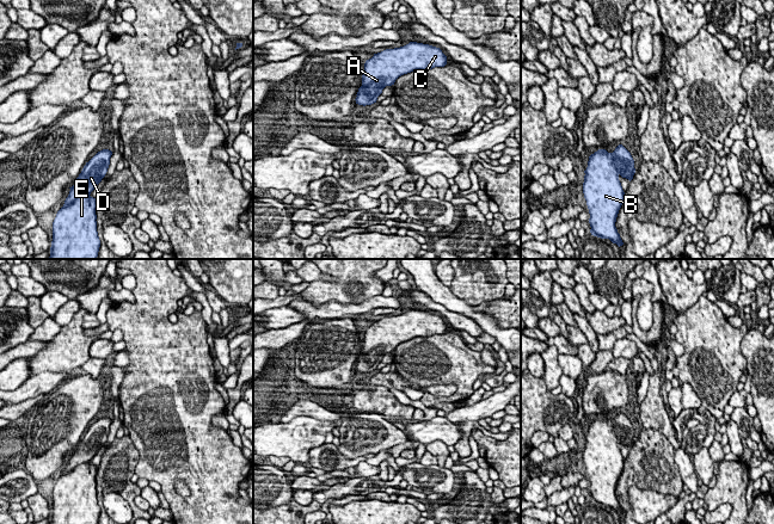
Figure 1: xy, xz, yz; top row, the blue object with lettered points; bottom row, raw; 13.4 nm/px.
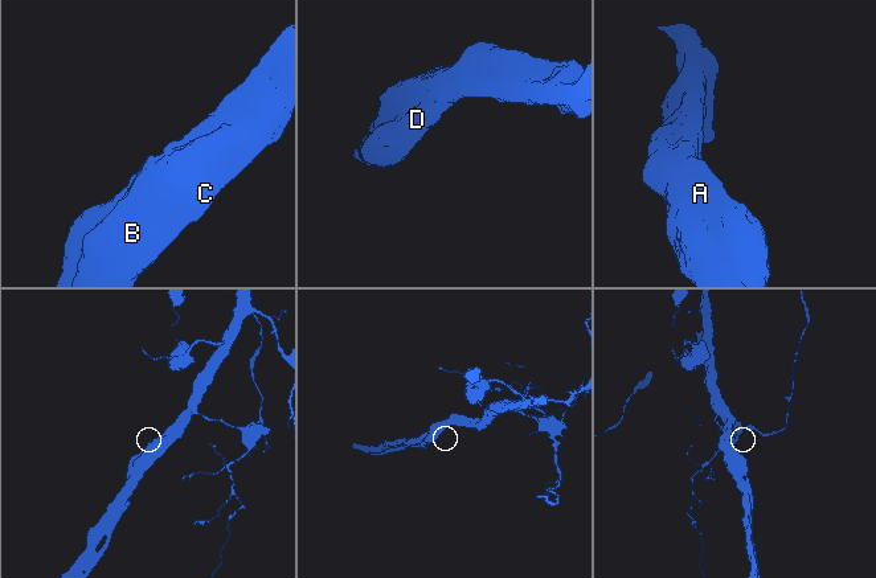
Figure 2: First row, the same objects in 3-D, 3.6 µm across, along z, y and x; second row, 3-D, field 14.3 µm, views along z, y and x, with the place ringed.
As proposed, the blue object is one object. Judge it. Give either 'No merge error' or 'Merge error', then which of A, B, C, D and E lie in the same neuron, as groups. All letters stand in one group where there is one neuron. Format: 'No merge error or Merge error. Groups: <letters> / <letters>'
No merge error. Groups: A B C D E

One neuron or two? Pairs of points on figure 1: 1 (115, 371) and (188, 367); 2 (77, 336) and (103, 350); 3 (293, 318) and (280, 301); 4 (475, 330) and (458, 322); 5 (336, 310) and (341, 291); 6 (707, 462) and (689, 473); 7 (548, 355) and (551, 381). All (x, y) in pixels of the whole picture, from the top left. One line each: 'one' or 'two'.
1: two
2: two
3: two
4: one
5: two
6: two
7: one

